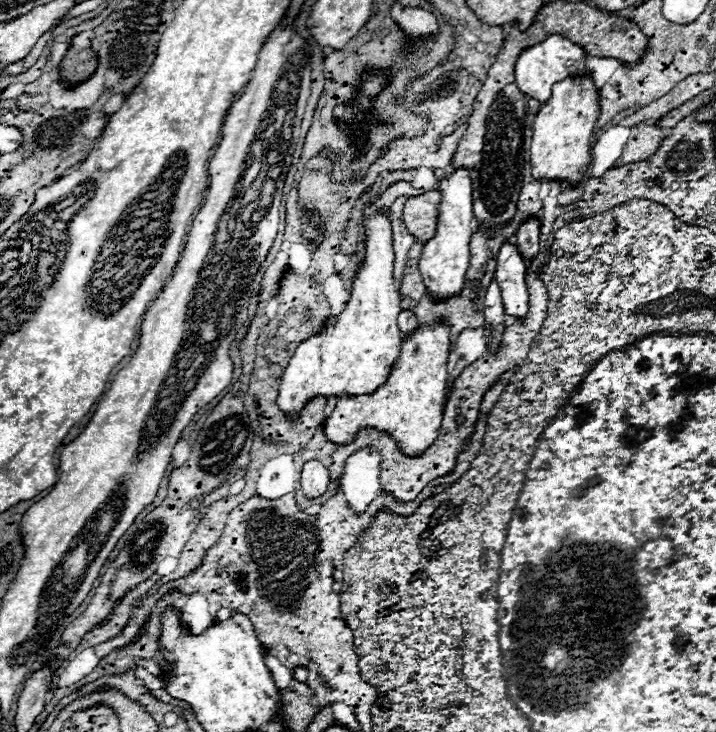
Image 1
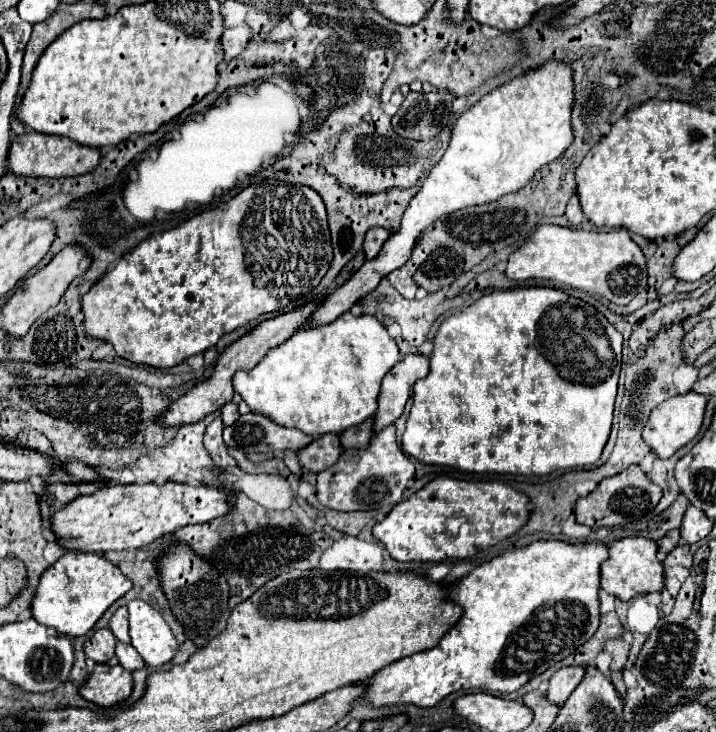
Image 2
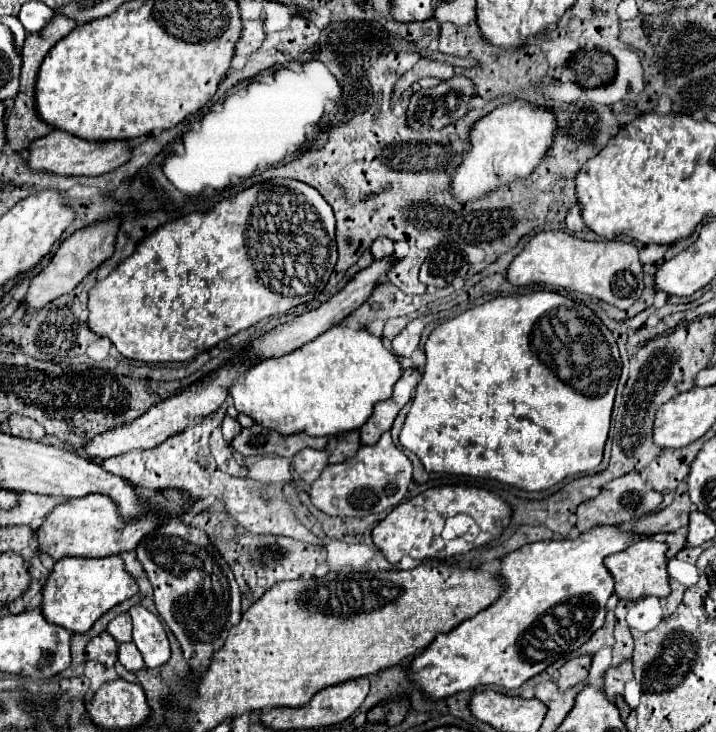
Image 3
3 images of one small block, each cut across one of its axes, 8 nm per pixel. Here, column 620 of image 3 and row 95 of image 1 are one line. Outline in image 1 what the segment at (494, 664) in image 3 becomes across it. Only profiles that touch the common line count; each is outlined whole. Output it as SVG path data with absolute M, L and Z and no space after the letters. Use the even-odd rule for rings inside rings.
M552 34L544 42L528 46L528 48L524 48L524 52L520 52L520 56L516 58L514 80L516 80L518 88L520 88L520 92L524 92L530 98L536 98L538 102L546 102L550 98L550 94L552 94L552 84L564 80L570 74L584 72L584 68L586 68L584 50L578 44L570 42L568 38Z

